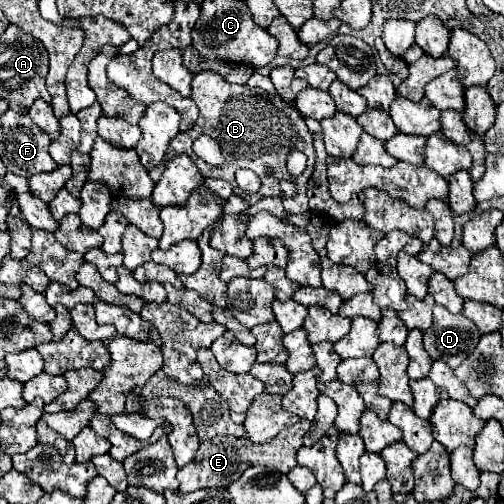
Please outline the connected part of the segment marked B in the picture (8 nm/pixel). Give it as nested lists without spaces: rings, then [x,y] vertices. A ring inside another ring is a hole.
[[[201,71],[193,77],[193,95],[191,95],[191,99],[199,107],[199,119],[189,131],[177,133],[171,139],[167,155],[163,159],[165,163],[171,161],[175,155],[185,153],[193,159],[193,163],[199,167],[203,177],[221,177],[221,179],[229,181],[233,185],[233,193],[243,193],[245,195],[243,199],[247,199],[249,203],[255,203],[261,197],[279,195],[283,199],[283,207],[285,207],[287,213],[305,213],[309,209],[305,189],[307,189],[307,181],[313,173],[313,163],[315,163],[313,137],[311,137],[311,131],[307,129],[301,113],[293,107],[293,103],[287,103],[281,97],[265,93],[261,89],[251,89],[247,85],[231,85],[215,71]],[[203,133],[213,137],[218,142],[223,155],[227,157],[225,165],[211,167],[193,153],[191,145]],[[293,147],[307,155],[307,169],[299,177],[291,177],[287,167],[285,167],[285,159],[287,159],[287,155],[291,153]],[[269,167],[273,169],[271,177],[267,177]],[[237,169],[253,169],[261,179],[261,189],[257,193],[241,191],[235,183],[235,171]],[[279,179],[295,179],[297,195],[295,197],[283,197],[283,193],[279,189]]]

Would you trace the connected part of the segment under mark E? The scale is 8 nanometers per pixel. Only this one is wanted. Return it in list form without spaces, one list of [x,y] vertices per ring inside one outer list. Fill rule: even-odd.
[[[301,419],[299,423],[283,429],[277,437],[273,437],[271,441],[263,445],[255,445],[249,439],[239,439],[239,437],[213,437],[201,443],[201,447],[195,453],[195,461],[179,469],[177,473],[177,479],[181,483],[179,491],[189,493],[189,491],[197,491],[203,487],[227,487],[231,485],[231,481],[235,481],[235,477],[241,477],[243,471],[253,465],[275,467],[281,473],[289,473],[297,465],[295,455],[297,455],[297,449],[303,445],[303,437],[309,431],[309,427],[311,423],[307,419]]]

